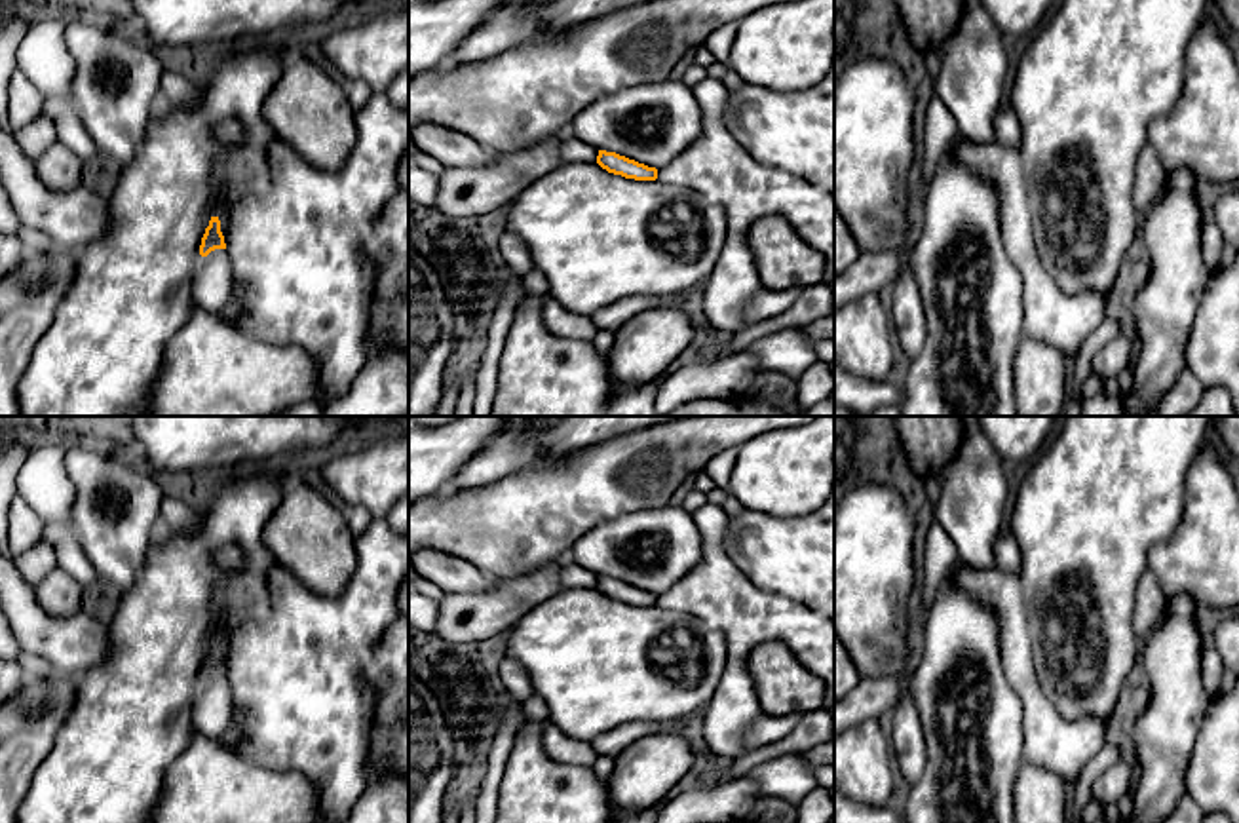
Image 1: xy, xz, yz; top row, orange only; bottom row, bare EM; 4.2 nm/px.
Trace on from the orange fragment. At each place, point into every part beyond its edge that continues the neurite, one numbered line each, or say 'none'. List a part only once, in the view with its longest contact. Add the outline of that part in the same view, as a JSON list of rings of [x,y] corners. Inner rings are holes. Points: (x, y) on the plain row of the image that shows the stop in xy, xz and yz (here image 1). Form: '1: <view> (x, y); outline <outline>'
1: xy (211, 713); outline [[[215,675],[201,684],[194,705],[194,726],[215,743],[230,726],[232,688],[226,675]]]

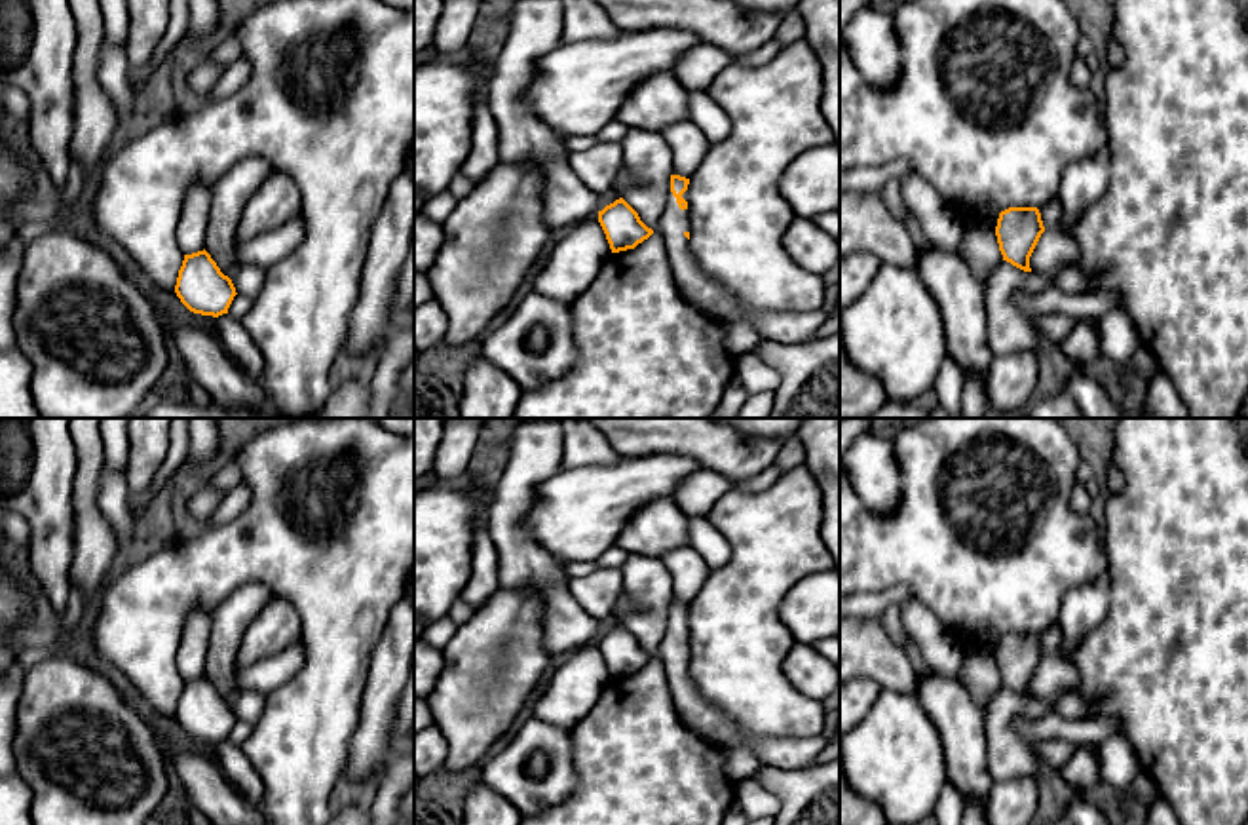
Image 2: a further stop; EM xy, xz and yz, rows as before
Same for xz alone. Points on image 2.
1: xz (707, 721); outline [[[671,616],[655,658],[667,669],[667,684],[684,724],[718,747],[735,745],[741,739],[741,728],[699,694],[684,662],[690,658],[690,635],[682,637]]]

